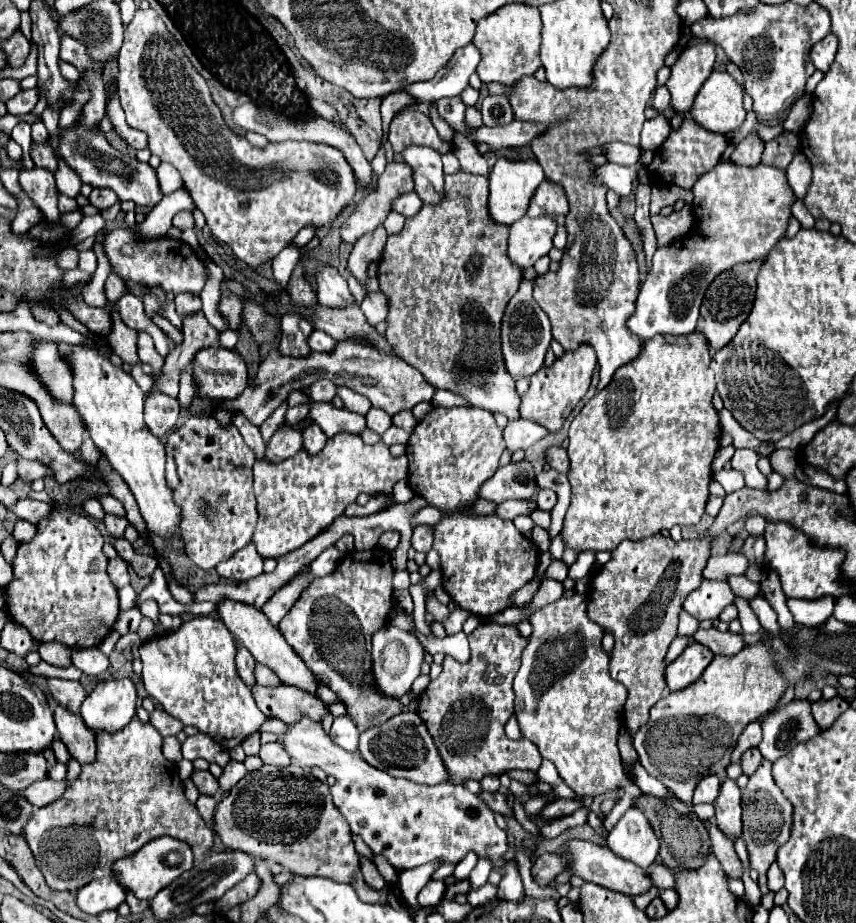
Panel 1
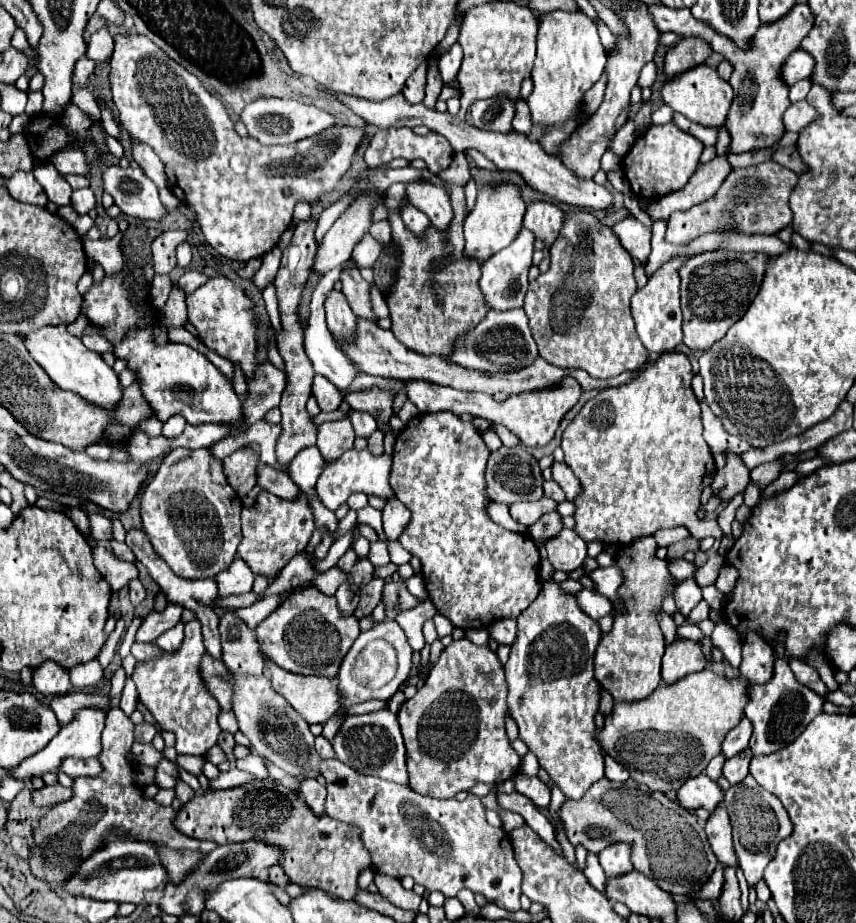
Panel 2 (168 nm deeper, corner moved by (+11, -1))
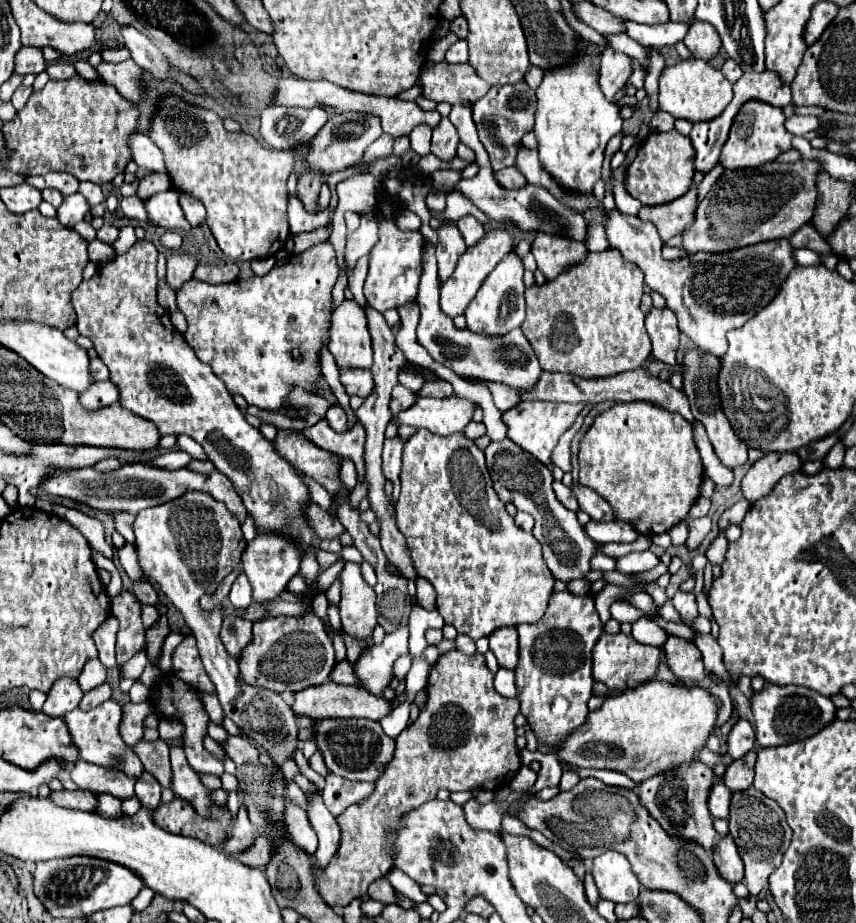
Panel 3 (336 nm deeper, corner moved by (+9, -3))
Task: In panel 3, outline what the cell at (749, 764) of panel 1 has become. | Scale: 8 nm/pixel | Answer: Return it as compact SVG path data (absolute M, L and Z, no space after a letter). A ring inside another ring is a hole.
M751 749L743 759L737 759L733 761L725 775L723 775L723 783L733 789L733 791L741 791L741 789L747 789L753 785L753 777L755 777L755 757L757 757L757 751Z

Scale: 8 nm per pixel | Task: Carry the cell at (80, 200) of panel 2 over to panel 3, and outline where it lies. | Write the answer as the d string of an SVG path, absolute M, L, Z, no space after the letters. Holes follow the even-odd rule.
M75 193L75 195L65 197L63 203L59 205L59 209L57 209L57 221L63 227L73 227L75 223L83 221L83 217L85 217L87 211L89 211L87 201L83 199L83 195Z

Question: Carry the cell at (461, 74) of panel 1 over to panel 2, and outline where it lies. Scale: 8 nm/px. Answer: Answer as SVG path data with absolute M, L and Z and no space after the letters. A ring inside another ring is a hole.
M455 43L447 53L443 53L439 57L439 63L437 63L437 69L439 69L439 75L441 75L441 81L443 85L449 85L451 81L455 81L457 77L457 71L461 67L461 59L463 59L463 51L461 47Z

